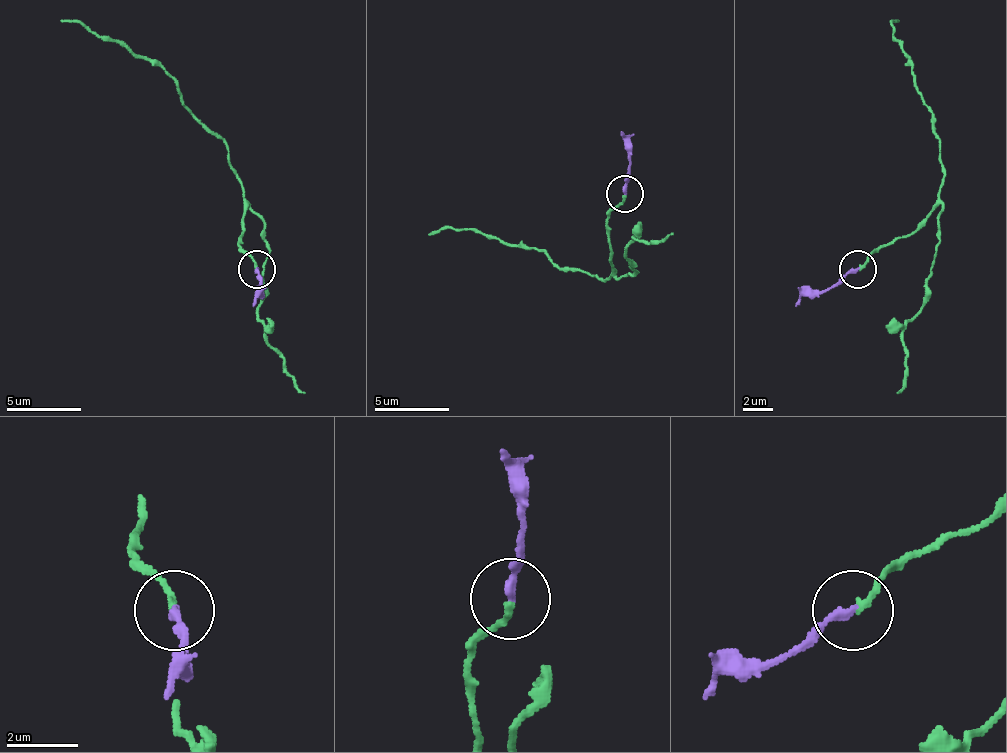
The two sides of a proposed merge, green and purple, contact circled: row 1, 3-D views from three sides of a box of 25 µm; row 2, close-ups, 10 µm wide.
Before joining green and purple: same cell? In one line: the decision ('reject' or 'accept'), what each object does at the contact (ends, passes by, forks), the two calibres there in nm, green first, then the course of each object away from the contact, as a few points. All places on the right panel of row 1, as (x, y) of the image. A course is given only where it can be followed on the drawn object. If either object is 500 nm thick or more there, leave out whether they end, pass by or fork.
accept; green ends there; purple ends there; 190 nm thick on the green side, 240 nm on the other; green runs (858, 268), (907, 238), (937, 205), (944, 167), (933, 115), (892, 36), (892, 21), (899, 21); purple runs (858, 268), (825, 291), (806, 291), (795, 306)

